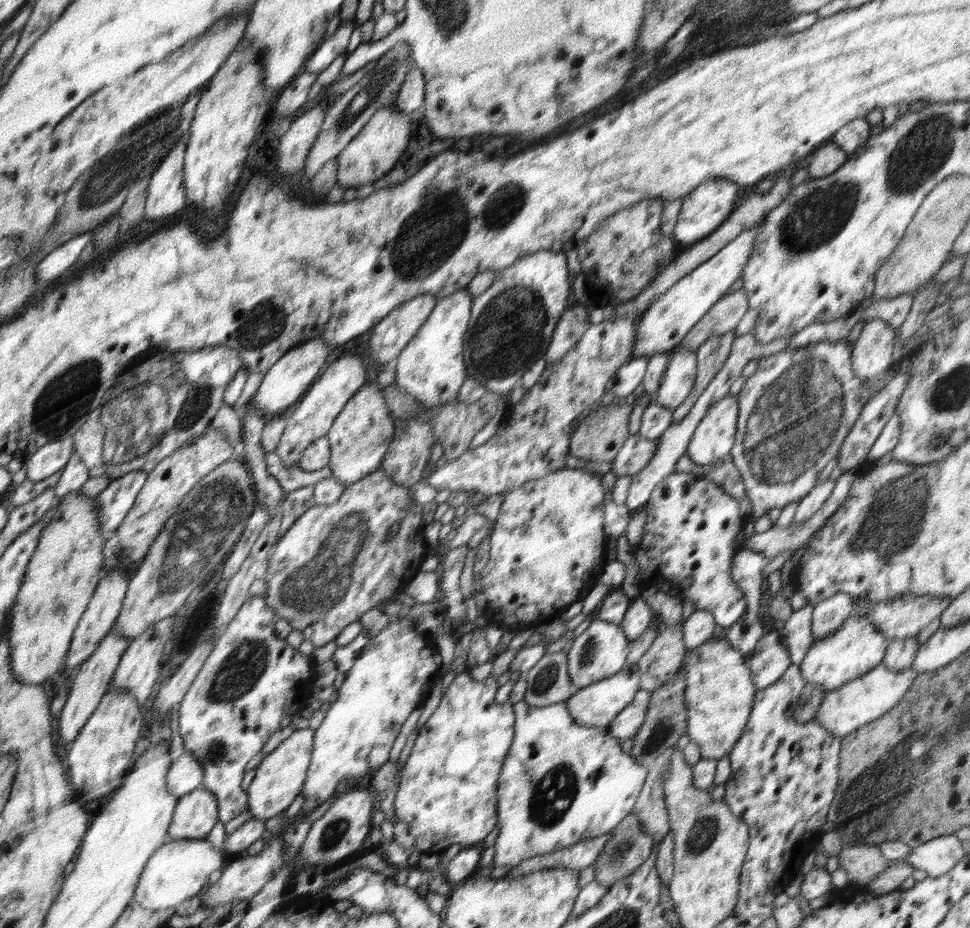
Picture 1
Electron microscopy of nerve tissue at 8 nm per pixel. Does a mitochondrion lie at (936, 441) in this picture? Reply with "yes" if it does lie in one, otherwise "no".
yes

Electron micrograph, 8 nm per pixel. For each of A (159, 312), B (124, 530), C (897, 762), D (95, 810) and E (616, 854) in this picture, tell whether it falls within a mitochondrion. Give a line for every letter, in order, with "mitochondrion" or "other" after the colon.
A: other
B: other
C: mitochondrion
D: other
E: mitochondrion

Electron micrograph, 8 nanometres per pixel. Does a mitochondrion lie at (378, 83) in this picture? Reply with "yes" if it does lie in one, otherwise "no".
yes

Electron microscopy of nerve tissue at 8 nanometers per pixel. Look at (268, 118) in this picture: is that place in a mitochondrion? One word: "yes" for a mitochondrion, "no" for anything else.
no

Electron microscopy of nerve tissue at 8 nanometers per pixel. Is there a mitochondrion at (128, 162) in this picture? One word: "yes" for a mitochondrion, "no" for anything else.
yes

